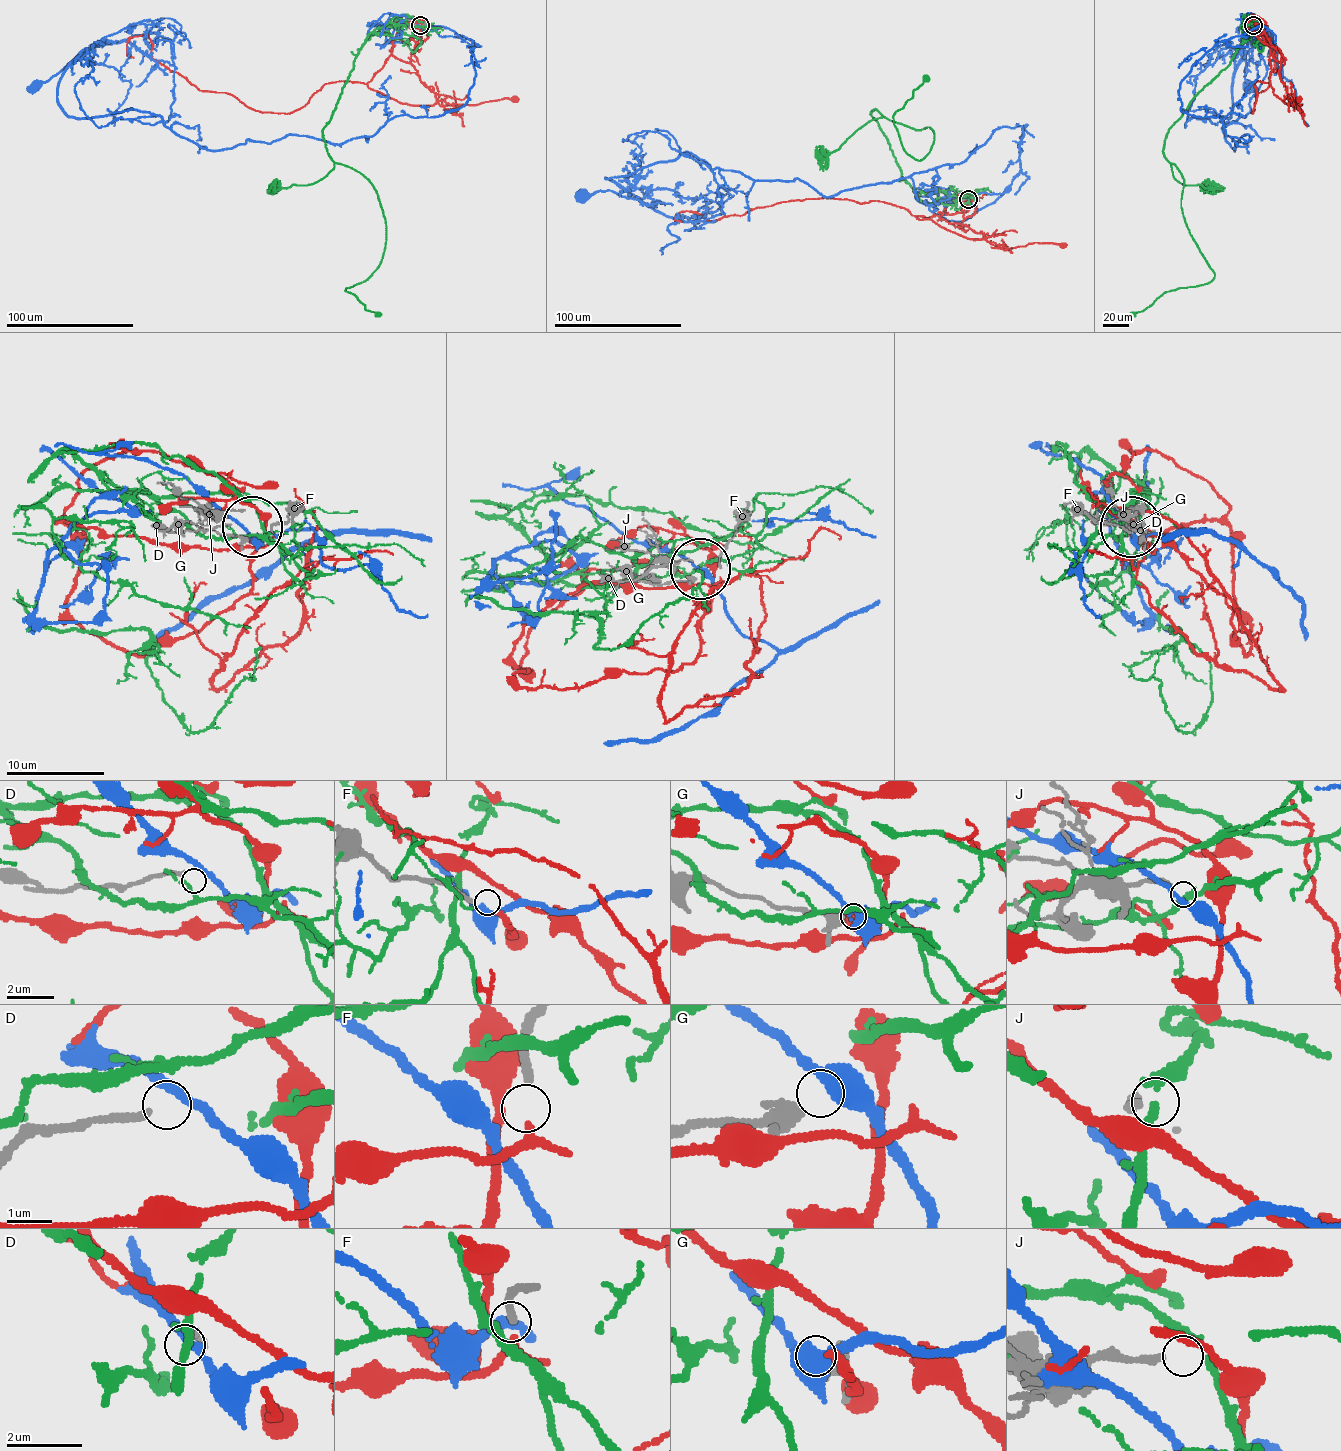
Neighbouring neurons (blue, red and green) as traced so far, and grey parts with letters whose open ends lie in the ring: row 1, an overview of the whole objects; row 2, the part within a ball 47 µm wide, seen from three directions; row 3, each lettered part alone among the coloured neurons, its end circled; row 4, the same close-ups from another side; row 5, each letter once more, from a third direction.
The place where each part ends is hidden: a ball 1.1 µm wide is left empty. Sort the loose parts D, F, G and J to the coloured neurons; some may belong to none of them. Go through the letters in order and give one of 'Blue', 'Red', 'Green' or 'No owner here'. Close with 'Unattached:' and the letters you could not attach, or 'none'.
D: No owner here
F: Red
G: Blue
J: No owner here
Unattached: D, J

